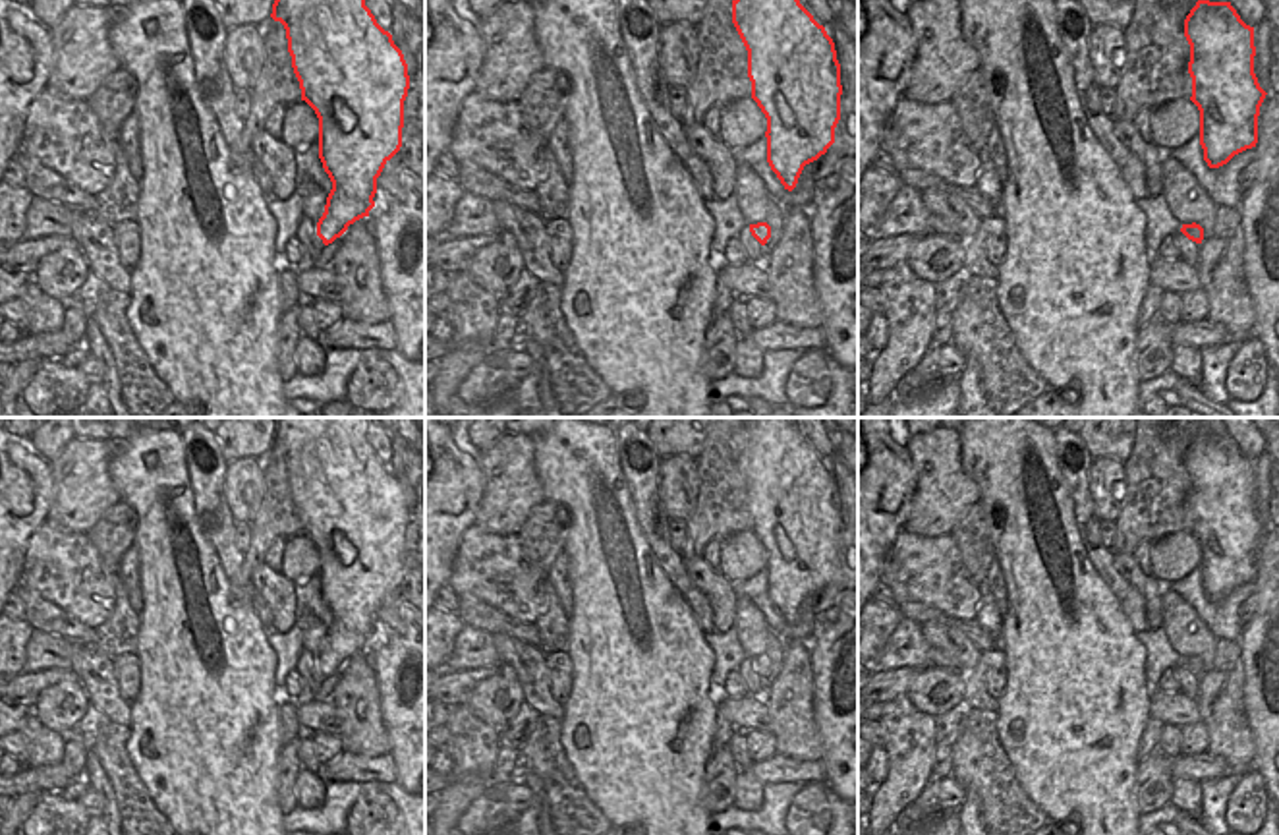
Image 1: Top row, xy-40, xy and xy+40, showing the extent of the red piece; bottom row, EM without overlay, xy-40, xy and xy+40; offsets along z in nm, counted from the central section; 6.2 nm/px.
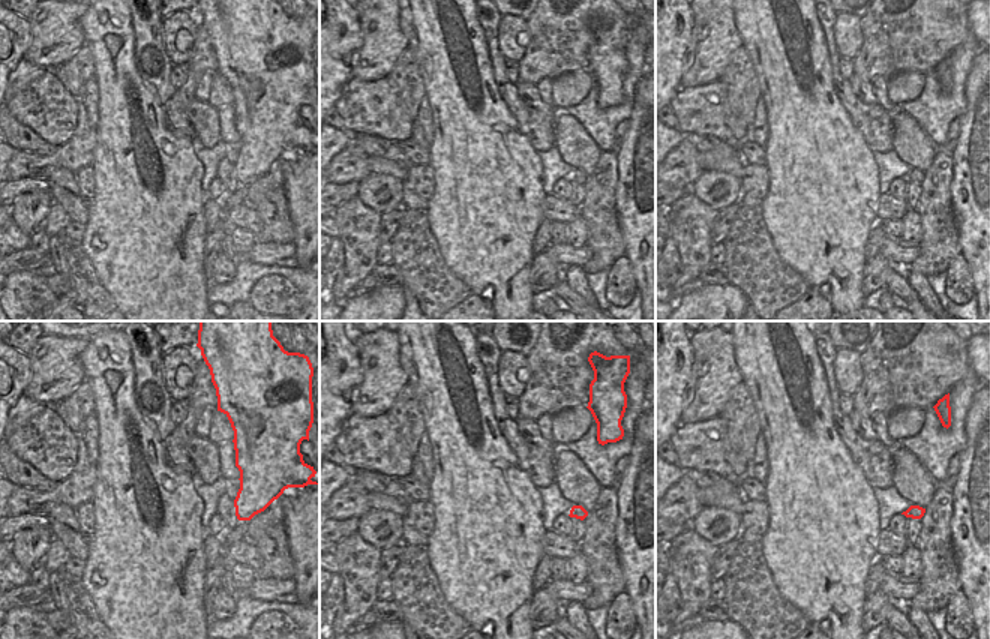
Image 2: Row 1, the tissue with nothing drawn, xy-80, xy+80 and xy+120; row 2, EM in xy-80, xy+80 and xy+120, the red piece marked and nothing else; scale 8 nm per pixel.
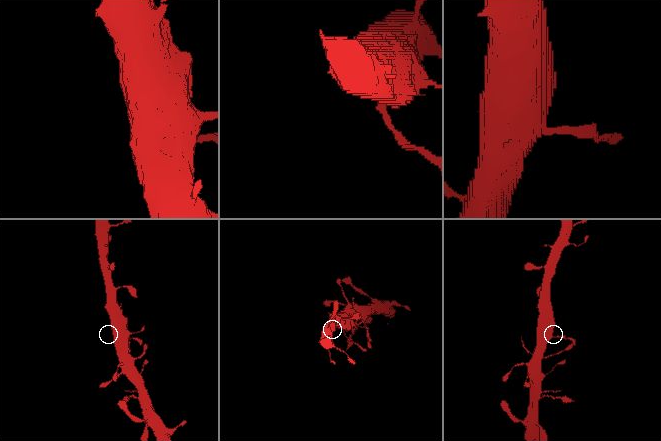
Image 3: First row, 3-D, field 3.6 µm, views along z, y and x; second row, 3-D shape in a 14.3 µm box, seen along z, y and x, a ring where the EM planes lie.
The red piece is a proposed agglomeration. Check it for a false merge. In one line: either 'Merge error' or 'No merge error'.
No merge error.

